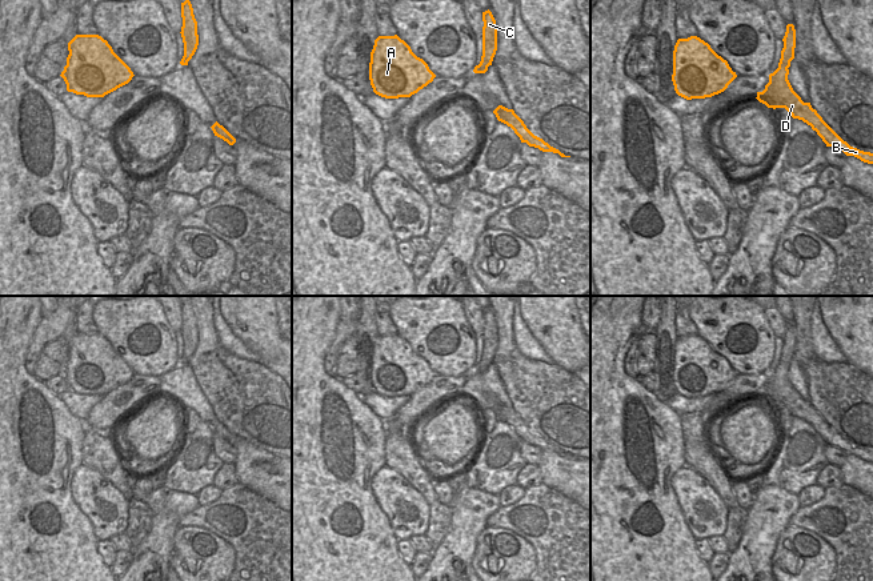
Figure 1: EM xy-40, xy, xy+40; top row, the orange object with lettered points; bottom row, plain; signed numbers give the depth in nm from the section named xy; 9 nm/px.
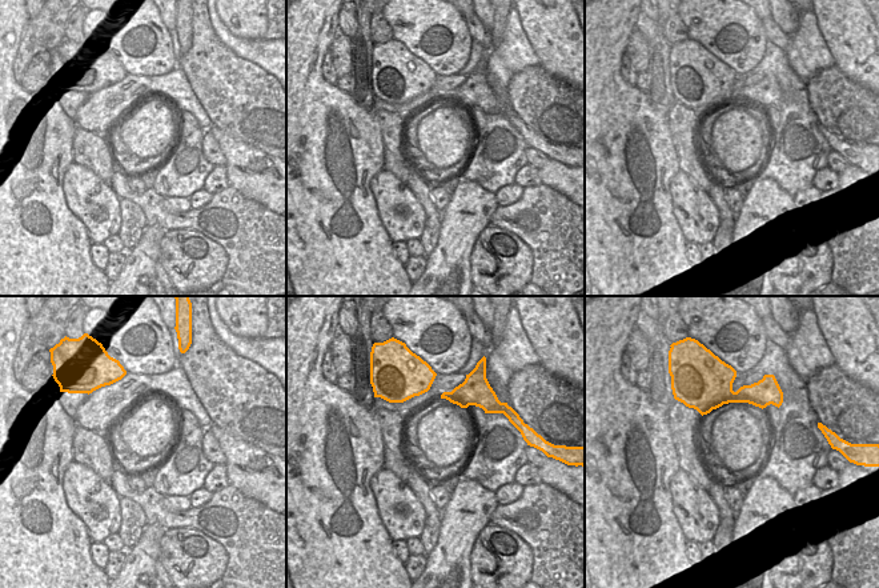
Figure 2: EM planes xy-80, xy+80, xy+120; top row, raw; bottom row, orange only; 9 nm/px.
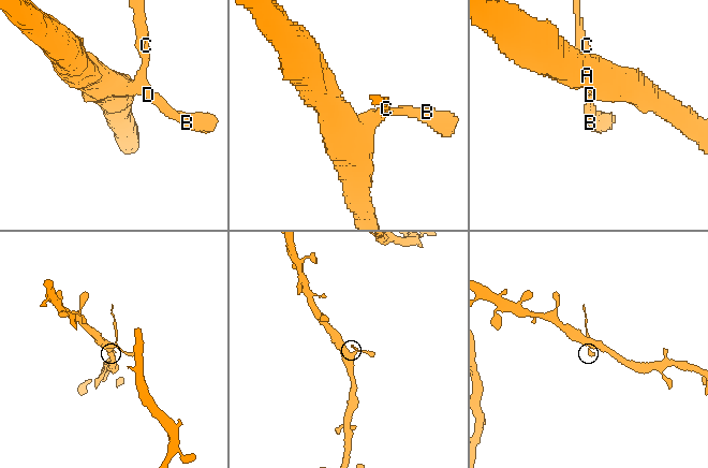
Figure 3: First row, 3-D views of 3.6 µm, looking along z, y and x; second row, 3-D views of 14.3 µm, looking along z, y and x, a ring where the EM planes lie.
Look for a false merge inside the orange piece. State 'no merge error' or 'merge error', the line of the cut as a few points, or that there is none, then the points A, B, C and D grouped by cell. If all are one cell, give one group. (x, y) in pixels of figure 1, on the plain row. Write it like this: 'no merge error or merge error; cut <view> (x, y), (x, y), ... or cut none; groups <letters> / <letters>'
merge error; cut xy+40 (779, 365), (784, 363), (788, 365); groups A B D / C

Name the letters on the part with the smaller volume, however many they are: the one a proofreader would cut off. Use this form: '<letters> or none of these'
C

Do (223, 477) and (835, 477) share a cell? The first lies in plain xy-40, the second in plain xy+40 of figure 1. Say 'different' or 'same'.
same

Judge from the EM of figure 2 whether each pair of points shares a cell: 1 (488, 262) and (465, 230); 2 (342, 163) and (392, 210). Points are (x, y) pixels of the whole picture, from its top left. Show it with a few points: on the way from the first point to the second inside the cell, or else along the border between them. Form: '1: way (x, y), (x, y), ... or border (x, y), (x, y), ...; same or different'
1: border (489, 224), (480, 234), (474, 244), (469, 274); different
2: border (382, 168), (369, 183), (381, 219); different

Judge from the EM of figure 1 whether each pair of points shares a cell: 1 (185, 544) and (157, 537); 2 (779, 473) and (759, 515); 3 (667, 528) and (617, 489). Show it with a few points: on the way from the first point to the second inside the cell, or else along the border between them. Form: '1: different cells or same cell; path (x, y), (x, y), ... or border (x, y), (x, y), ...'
1: different cells; border (180, 527), (173, 536), (169, 567)
2: different cells; border (765, 483), (779, 485), (797, 496)
3: same cell; path (660, 512), (651, 499), (633, 499)

